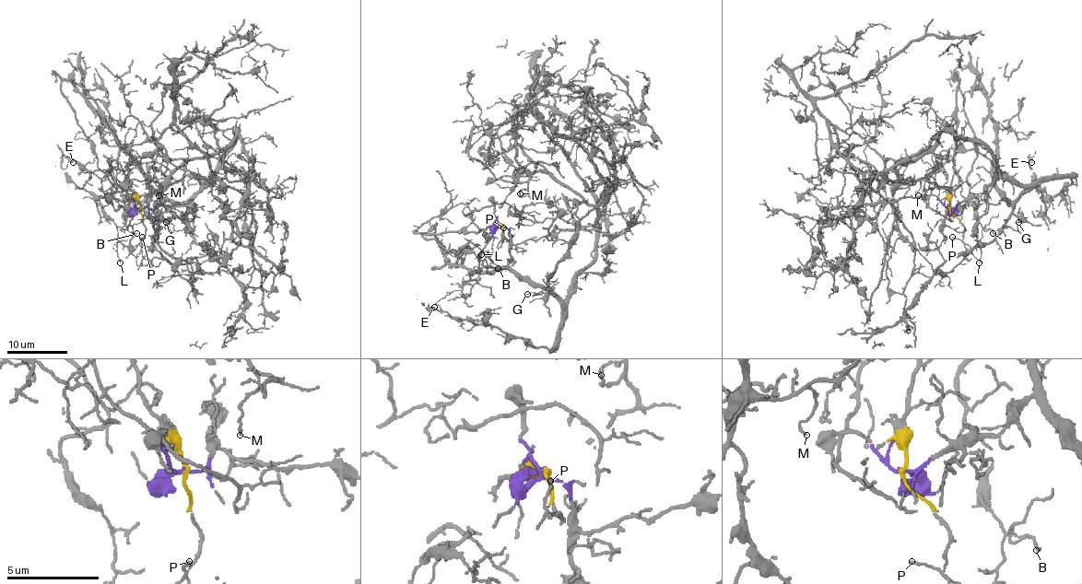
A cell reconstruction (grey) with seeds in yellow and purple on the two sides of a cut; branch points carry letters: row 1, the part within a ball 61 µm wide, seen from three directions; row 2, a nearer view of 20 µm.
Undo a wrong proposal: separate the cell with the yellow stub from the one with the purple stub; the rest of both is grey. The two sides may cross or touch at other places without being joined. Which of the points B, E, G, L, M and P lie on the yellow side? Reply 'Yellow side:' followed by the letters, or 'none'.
Yellow side: B, L, P

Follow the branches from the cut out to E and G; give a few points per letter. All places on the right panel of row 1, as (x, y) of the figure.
E: (948, 208), (991, 184), (1014, 202), (1045, 181), (1072, 181), (1048, 199), (1033, 184), (1031, 161)
G: (948, 208), (979, 196), (991, 184), (1014, 205), (1005, 223), (1018, 230), (1018, 222)

